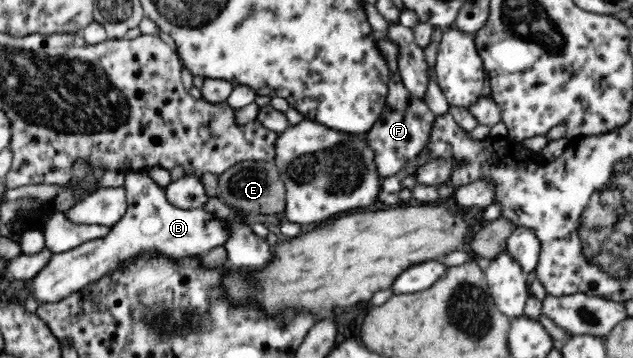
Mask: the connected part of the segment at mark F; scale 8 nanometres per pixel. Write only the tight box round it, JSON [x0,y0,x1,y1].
[367,39,436,180]

